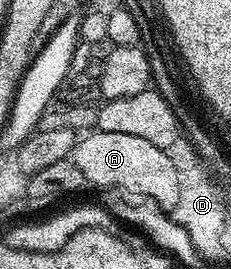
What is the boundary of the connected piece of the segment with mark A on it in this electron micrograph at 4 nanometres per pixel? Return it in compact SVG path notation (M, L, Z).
M90 131L86 137L77 142L72 160L80 171L84 171L84 179L91 185L98 185L99 190L125 189L127 193L148 195L148 199L156 199L160 207L171 211L179 199L179 184L176 183L176 170L166 150L152 147L137 135L112 135Z

